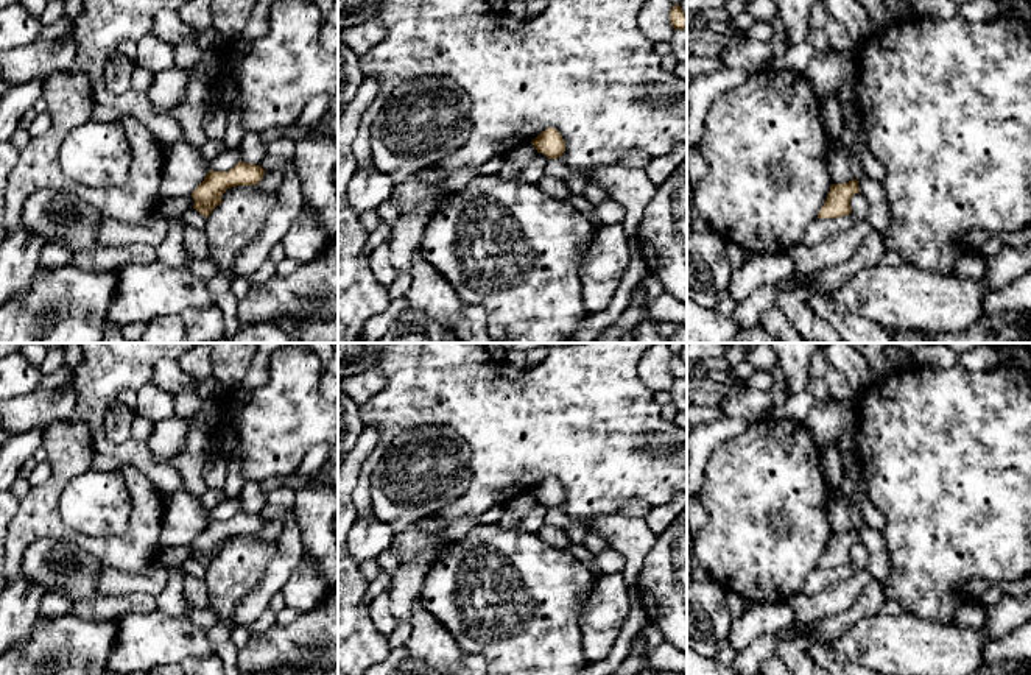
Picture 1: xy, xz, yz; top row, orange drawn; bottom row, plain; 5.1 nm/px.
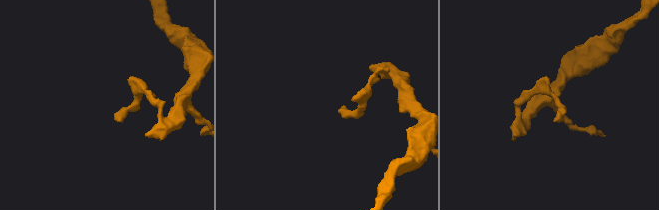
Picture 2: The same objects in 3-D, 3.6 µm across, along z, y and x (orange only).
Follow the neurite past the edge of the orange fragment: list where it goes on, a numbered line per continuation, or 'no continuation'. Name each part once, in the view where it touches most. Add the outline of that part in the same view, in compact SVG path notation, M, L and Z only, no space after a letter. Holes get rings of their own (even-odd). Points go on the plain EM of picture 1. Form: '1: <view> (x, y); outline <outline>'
no continuation

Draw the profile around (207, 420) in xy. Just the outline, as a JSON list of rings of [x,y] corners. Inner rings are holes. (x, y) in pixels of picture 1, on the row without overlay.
[[[206,407],[195,416],[195,419],[196,419],[198,426],[210,435],[220,426],[218,415]]]

